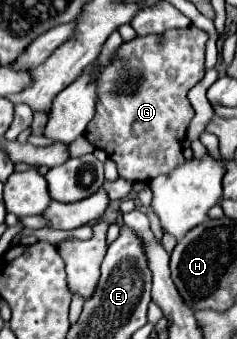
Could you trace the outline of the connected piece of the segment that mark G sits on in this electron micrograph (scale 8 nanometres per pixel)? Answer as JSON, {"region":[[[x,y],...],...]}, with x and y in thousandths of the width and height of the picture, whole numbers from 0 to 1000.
{"region":[[[823,77],[772,88],[705,88],[688,100],[570,106],[519,124],[485,171],[418,201],[409,212],[409,336],[359,383],[359,407],[451,448],[451,460],[494,484],[502,519],[553,537],[603,537],[662,525],[671,513],[713,513],[730,496],[781,478],[772,419],[789,372],[823,342],[823,324],[789,289],[789,271],[865,224],[865,124],[873,94]]]}

